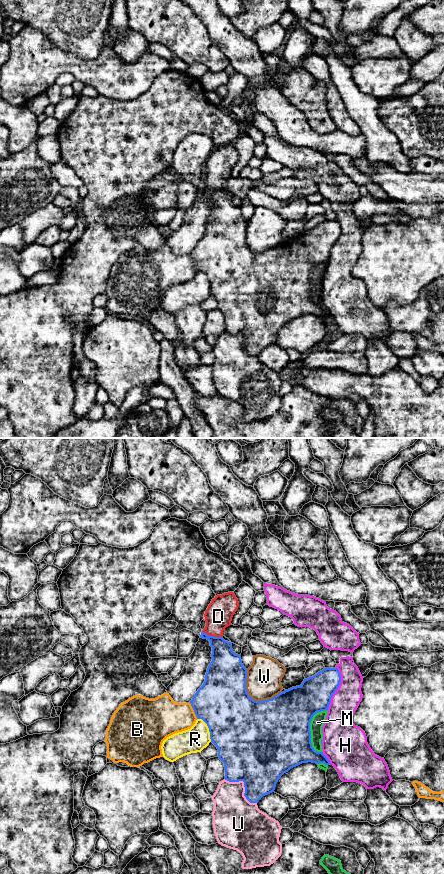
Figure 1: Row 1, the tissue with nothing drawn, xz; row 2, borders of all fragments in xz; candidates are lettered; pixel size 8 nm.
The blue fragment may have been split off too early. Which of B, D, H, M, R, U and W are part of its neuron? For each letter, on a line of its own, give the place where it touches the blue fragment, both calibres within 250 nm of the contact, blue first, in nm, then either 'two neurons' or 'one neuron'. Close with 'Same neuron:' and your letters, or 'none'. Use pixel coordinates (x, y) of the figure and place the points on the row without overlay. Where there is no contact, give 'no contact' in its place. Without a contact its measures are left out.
B: contact xz (194, 263); calibres 420 and 300 nm; two neurons
D: contact xz (212, 188); calibres 240 and 220 nm; two neurons
H: contact xz (337, 240); calibres 280 and 220 nm; two neurons
M: contact xz (309, 279); calibres 500 and 110 nm; two neurons
R: contact xz (208, 279); calibres 480 and 200 nm; two neurons
U: contact xz (244, 338); calibres 440 and 340 nm; two neurons
W: contact xz (252, 251); calibres 500 and 280 nm; two neurons
Same neuron: none

